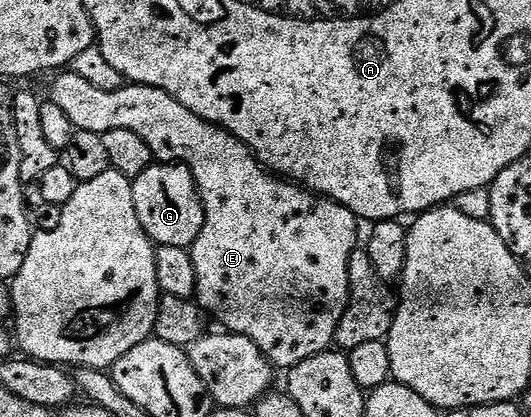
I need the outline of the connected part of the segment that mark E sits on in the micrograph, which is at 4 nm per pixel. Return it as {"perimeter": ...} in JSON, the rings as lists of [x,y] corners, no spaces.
{"perimeter":[[[71,72],[58,73],[54,78],[57,79],[49,86],[48,101],[59,104],[76,129],[99,135],[111,132],[111,128],[139,132],[158,163],[189,167],[205,209],[205,226],[191,247],[197,281],[195,301],[208,317],[210,314],[218,318],[230,334],[247,336],[282,372],[334,345],[337,325],[349,298],[347,264],[351,252],[359,246],[359,219],[351,211],[270,172],[235,135],[195,116],[191,108],[183,108],[159,88],[122,84],[117,90],[100,90]]]}

